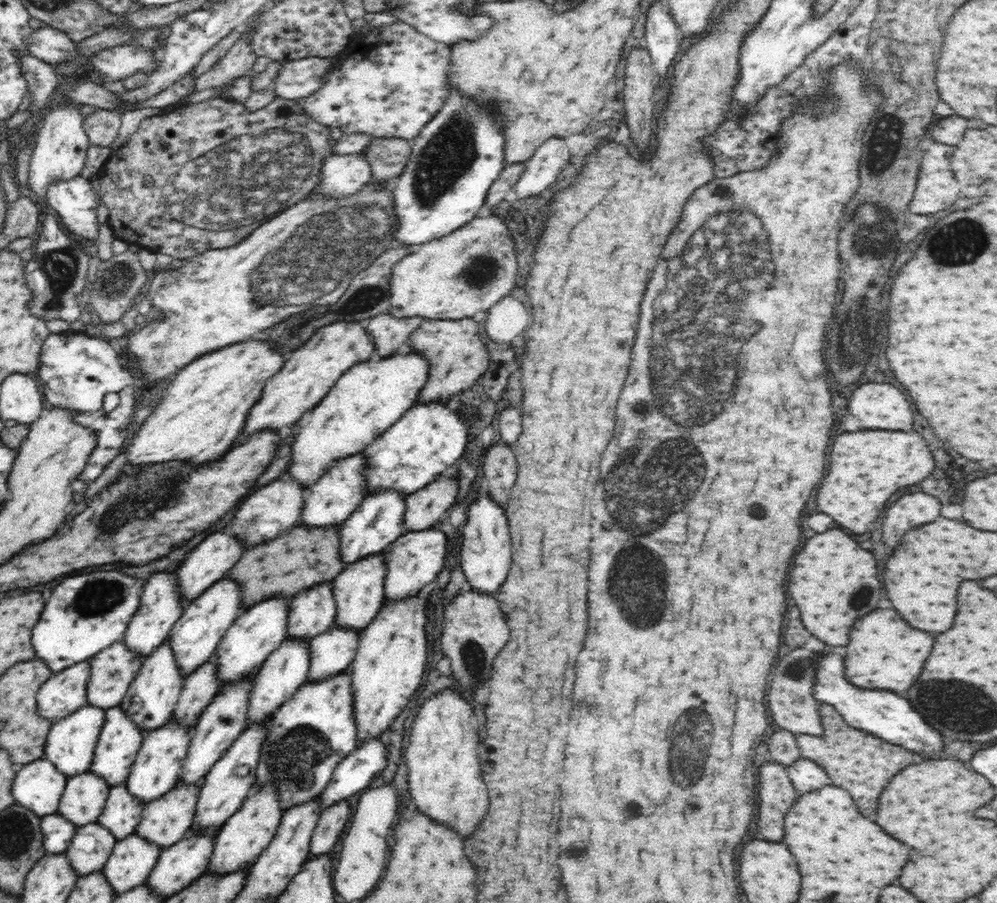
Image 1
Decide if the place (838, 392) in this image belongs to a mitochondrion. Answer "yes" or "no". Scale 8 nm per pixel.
no

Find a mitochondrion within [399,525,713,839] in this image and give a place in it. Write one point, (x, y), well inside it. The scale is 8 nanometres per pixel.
(693, 743)

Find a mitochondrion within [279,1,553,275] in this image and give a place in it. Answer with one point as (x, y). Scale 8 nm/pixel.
(448, 155)

